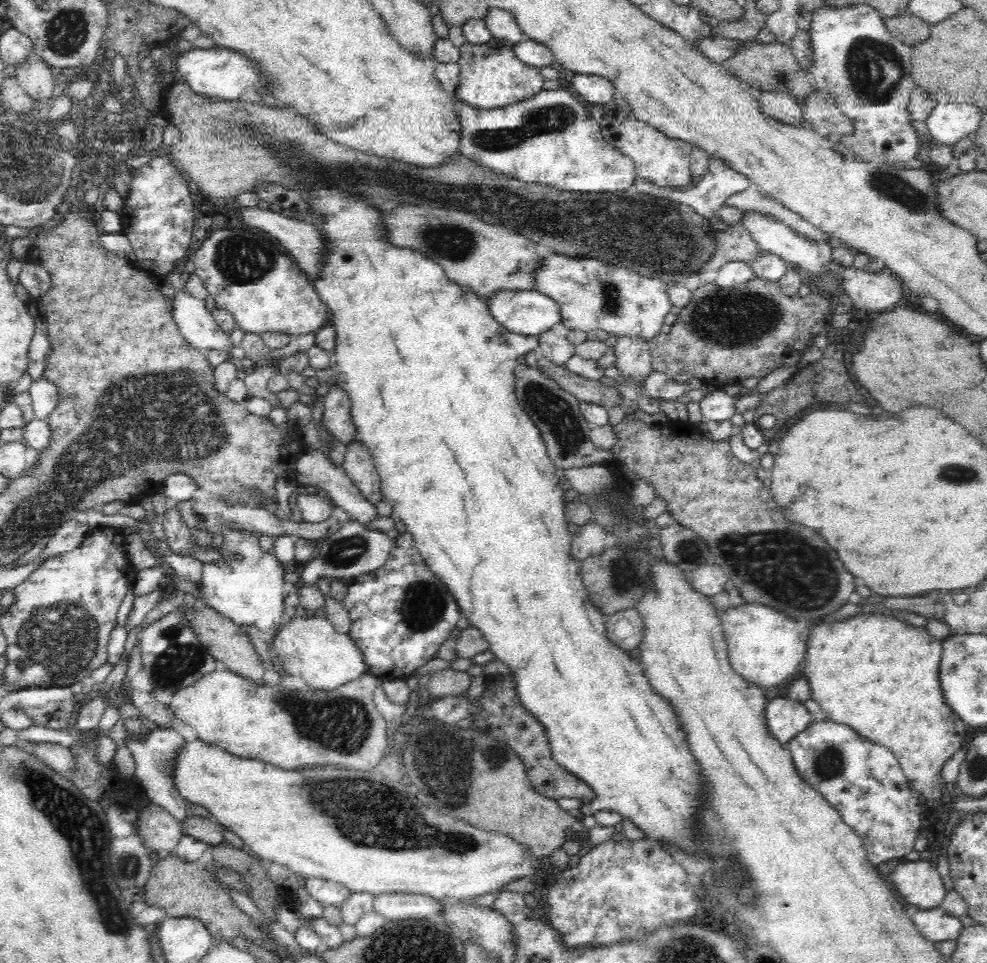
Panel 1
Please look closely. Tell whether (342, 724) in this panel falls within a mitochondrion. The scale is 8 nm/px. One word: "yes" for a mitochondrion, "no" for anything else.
yes

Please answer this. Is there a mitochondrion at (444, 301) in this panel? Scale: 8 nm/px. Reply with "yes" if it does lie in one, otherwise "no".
no

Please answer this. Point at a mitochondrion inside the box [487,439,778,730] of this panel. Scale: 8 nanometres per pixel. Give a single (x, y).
(625, 574)

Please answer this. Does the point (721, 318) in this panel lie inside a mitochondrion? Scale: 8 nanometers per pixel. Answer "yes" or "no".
yes

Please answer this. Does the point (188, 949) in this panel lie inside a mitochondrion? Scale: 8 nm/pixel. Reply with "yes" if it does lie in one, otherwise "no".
no

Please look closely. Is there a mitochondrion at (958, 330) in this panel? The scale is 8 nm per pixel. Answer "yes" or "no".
no

